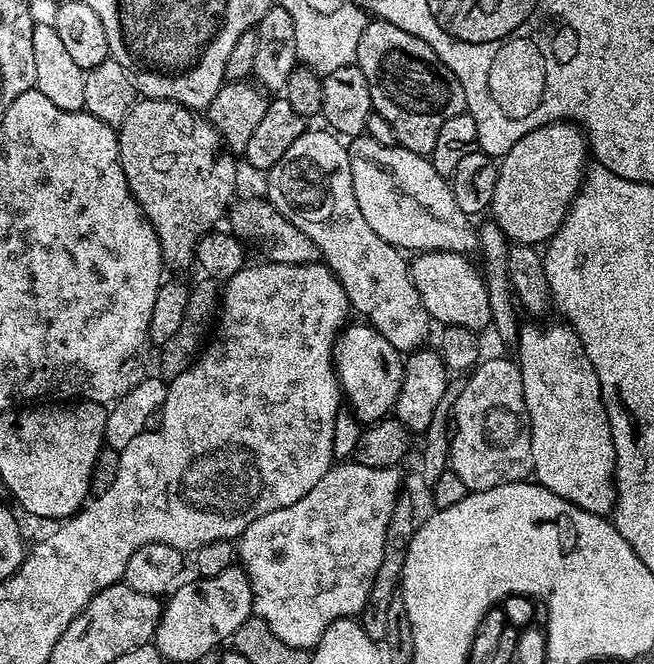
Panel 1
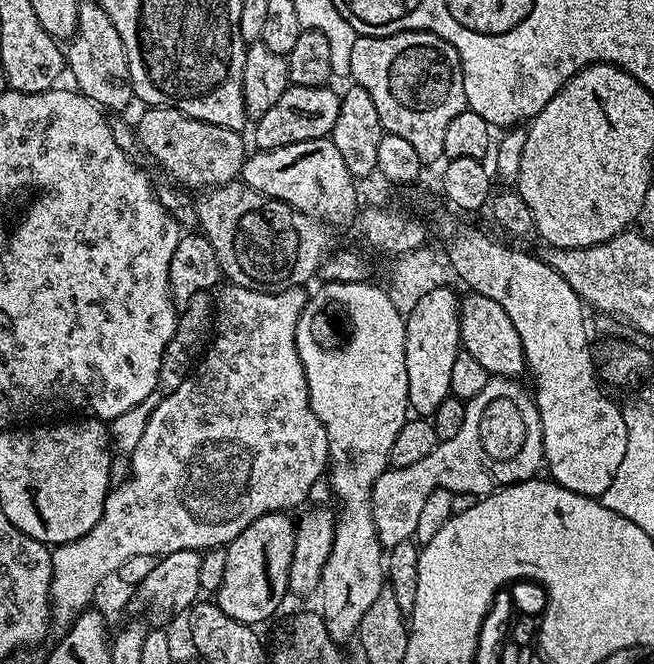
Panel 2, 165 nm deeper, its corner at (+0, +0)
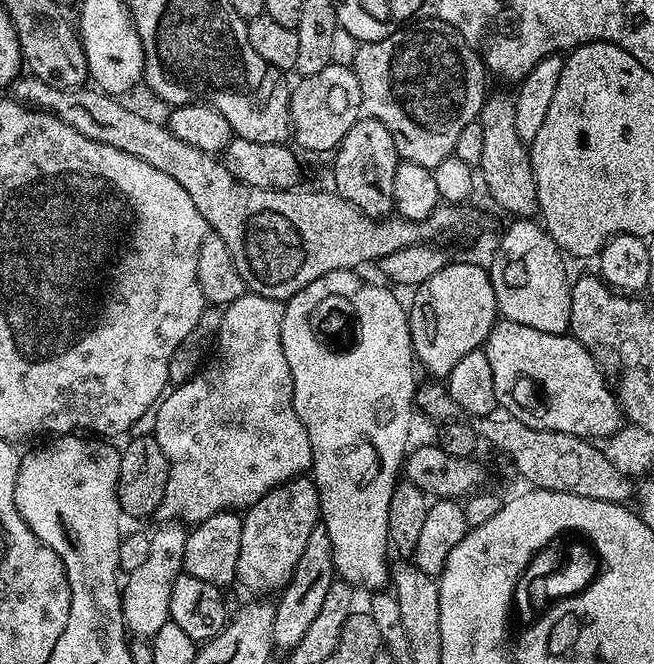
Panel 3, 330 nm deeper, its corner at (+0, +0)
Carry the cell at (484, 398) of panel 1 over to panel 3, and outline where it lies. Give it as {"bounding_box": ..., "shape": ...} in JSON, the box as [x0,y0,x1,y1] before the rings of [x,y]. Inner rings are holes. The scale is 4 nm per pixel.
{"bounding_box":[154,294,312,526],"shape":[[[245,294],[245,296],[238,298],[234,303],[227,305],[223,309],[223,314],[222,326],[219,334],[216,335],[214,345],[215,355],[201,367],[200,371],[191,380],[188,380],[185,384],[173,387],[159,401],[158,407],[154,412],[154,417],[156,416],[154,435],[158,446],[162,446],[162,454],[166,454],[168,459],[168,481],[166,482],[164,497],[158,509],[158,516],[161,516],[159,519],[164,522],[183,522],[185,525],[195,526],[219,512],[246,510],[254,502],[258,502],[258,498],[262,498],[270,490],[274,490],[278,485],[284,484],[296,476],[305,475],[312,467],[310,438],[306,434],[302,422],[296,416],[296,411],[292,405],[292,375],[290,374],[290,366],[286,362],[286,354],[282,350],[280,323],[284,317],[284,304],[281,301],[271,300],[265,296]]]}

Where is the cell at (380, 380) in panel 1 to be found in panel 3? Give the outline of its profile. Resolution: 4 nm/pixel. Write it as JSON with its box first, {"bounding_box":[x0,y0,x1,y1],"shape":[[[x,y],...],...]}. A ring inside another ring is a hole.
{"bounding_box":[280,268,418,590],"shape":[[[343,268],[330,274],[322,274],[322,278],[314,278],[310,286],[298,290],[284,304],[284,317],[280,323],[282,334],[282,350],[286,354],[286,362],[290,366],[292,375],[292,405],[296,416],[302,422],[306,434],[310,438],[310,450],[312,451],[311,479],[316,482],[316,492],[320,496],[320,519],[324,529],[330,534],[330,546],[332,547],[332,566],[335,575],[345,580],[353,589],[370,588],[380,590],[390,580],[390,545],[387,534],[387,508],[390,506],[391,495],[394,494],[398,477],[402,472],[402,465],[406,453],[409,451],[408,431],[412,428],[412,412],[414,413],[414,401],[418,379],[417,369],[414,367],[414,353],[412,350],[412,335],[408,325],[408,314],[405,305],[400,305],[400,300],[391,292],[391,287],[383,283],[371,284],[360,277],[356,270]]]}

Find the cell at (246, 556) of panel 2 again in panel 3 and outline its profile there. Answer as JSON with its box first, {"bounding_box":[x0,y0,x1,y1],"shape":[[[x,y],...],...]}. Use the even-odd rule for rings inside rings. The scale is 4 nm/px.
{"bounding_box":[236,475,320,594],"shape":[[[307,475],[296,476],[270,490],[258,502],[254,502],[242,516],[242,538],[238,550],[236,580],[252,594],[279,593],[292,577],[306,538],[320,519],[320,496],[316,492],[315,480]]]}

